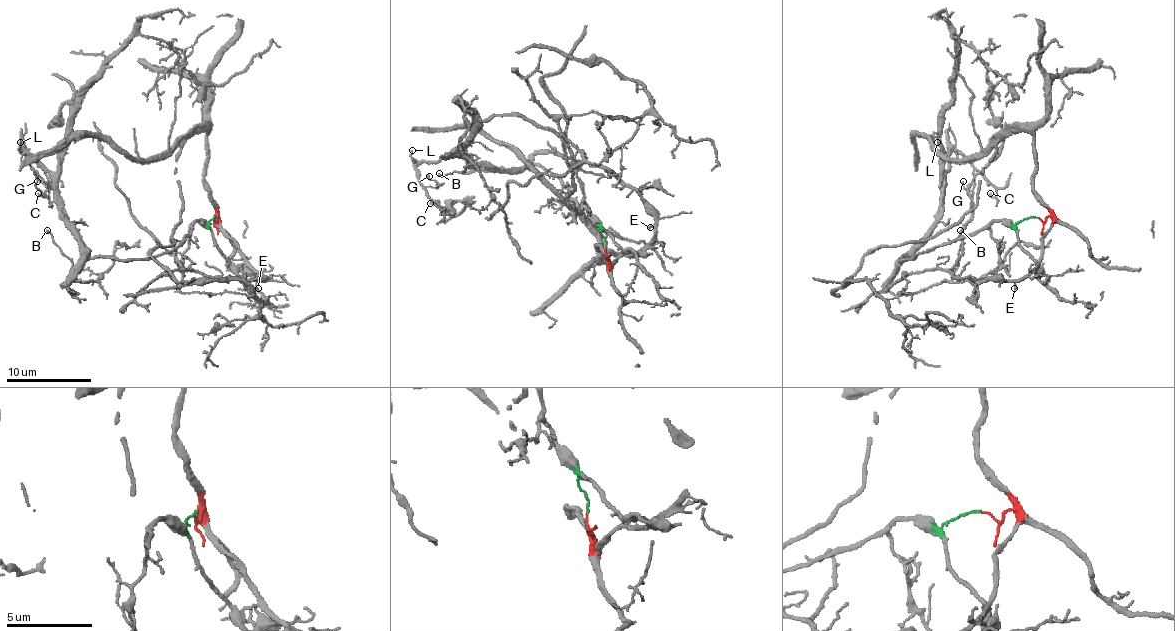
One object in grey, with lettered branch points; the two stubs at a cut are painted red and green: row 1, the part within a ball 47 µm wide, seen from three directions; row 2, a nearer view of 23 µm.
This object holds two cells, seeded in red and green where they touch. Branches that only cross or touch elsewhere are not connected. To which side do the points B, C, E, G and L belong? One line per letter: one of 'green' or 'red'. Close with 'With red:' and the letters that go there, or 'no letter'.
B: green
C: green
E: red
G: green
L: green
With red: E

